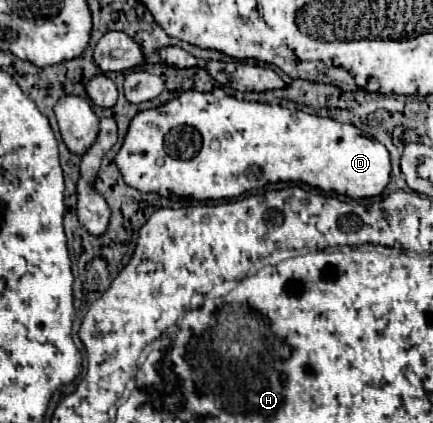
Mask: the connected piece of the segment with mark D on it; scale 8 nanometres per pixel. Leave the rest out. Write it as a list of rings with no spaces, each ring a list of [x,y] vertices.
[[[184,92],[160,108],[138,112],[120,152],[116,166],[128,186],[142,192],[170,194],[206,202],[222,198],[238,198],[240,194],[262,188],[274,182],[306,182],[326,192],[346,194],[348,198],[374,198],[380,196],[390,182],[390,154],[384,144],[367,138],[352,124],[340,124],[332,118],[320,118],[306,112],[292,112],[276,104],[258,104],[238,100],[234,96],[216,98],[212,92]]]

